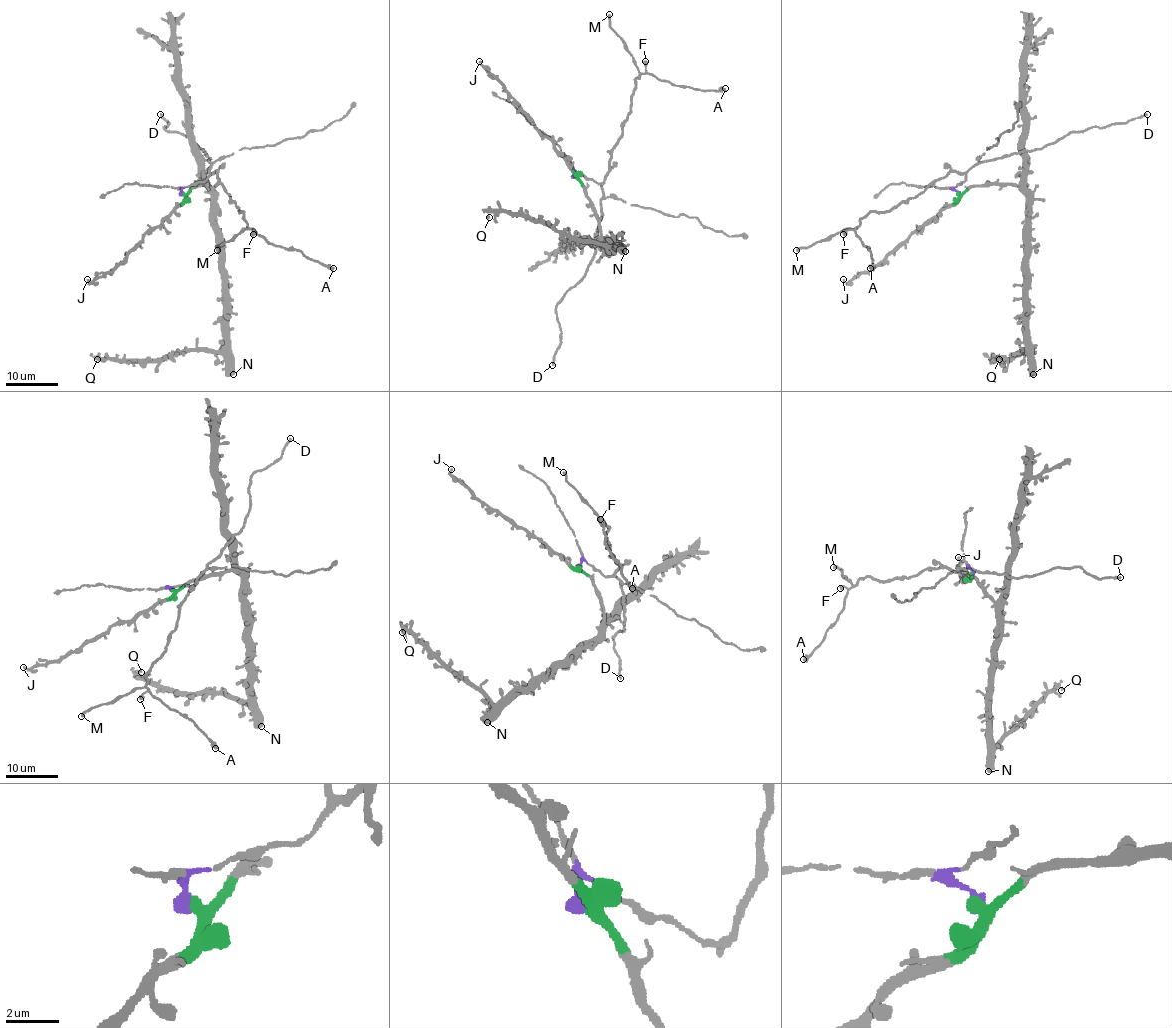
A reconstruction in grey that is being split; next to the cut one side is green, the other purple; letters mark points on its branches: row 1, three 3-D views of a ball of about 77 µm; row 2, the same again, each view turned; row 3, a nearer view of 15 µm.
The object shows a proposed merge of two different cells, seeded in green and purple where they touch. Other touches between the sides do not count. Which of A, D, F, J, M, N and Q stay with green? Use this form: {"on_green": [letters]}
{"on_green": ["J", "N", "Q"]}

